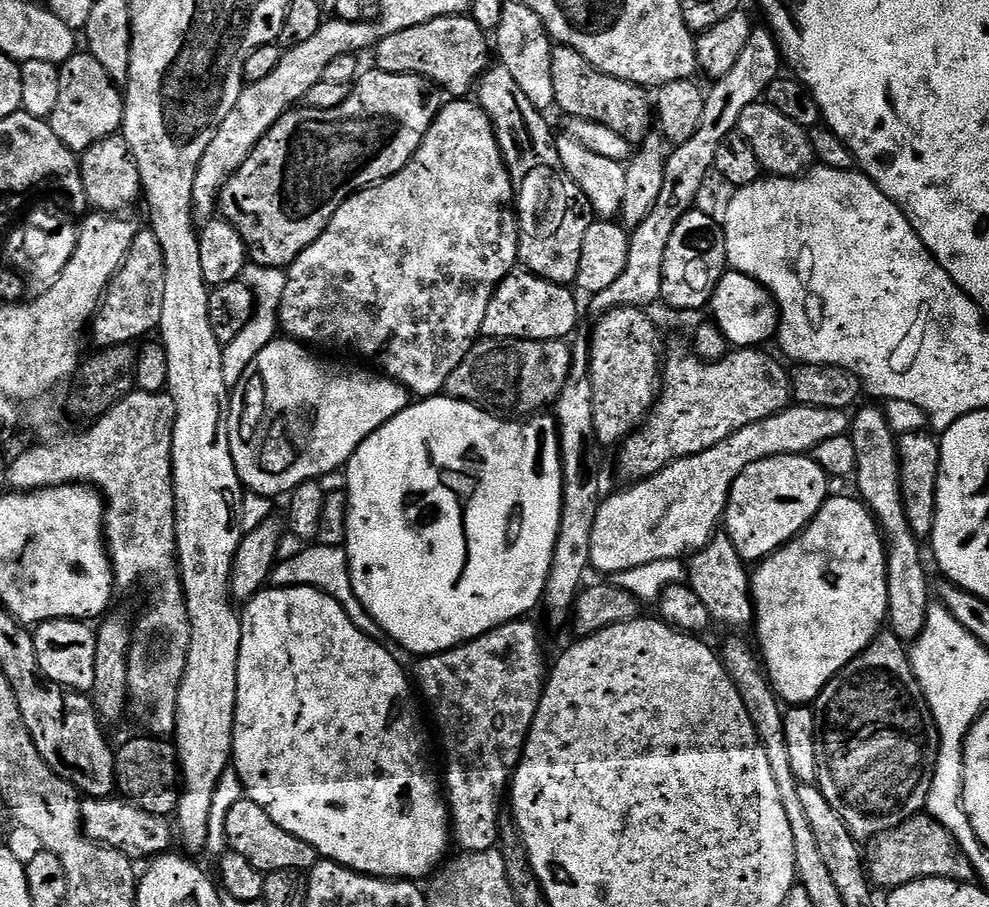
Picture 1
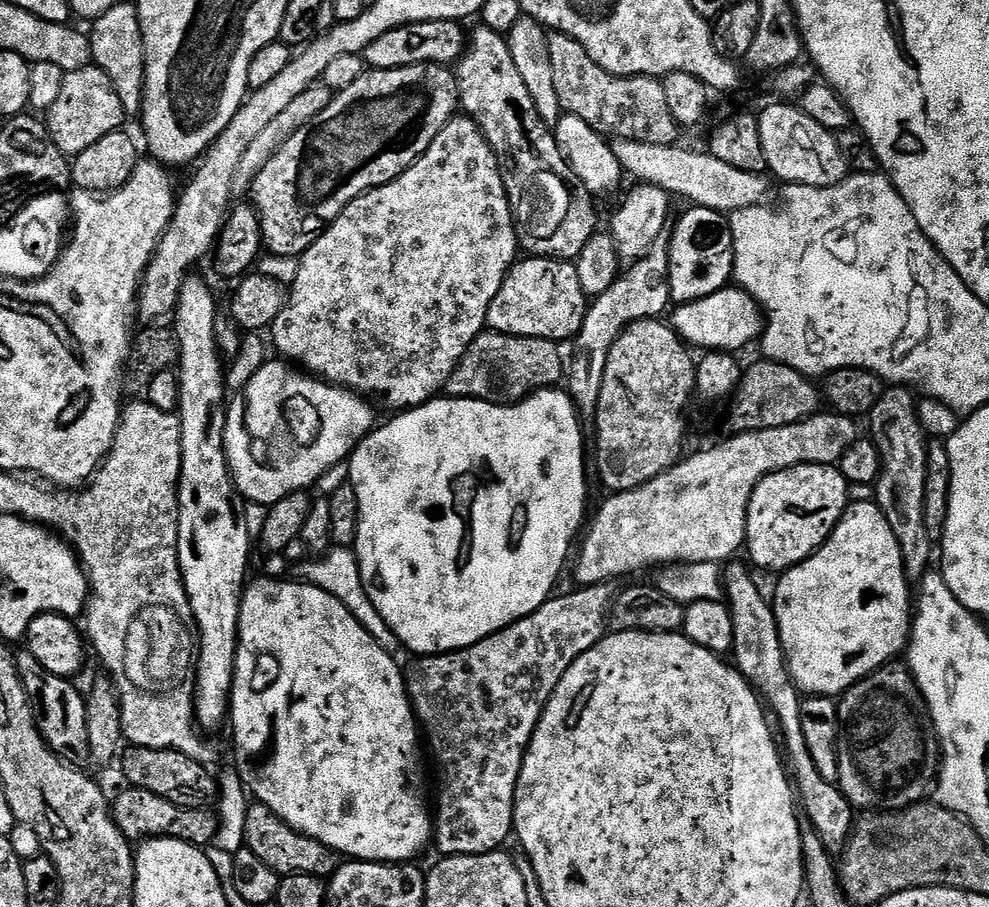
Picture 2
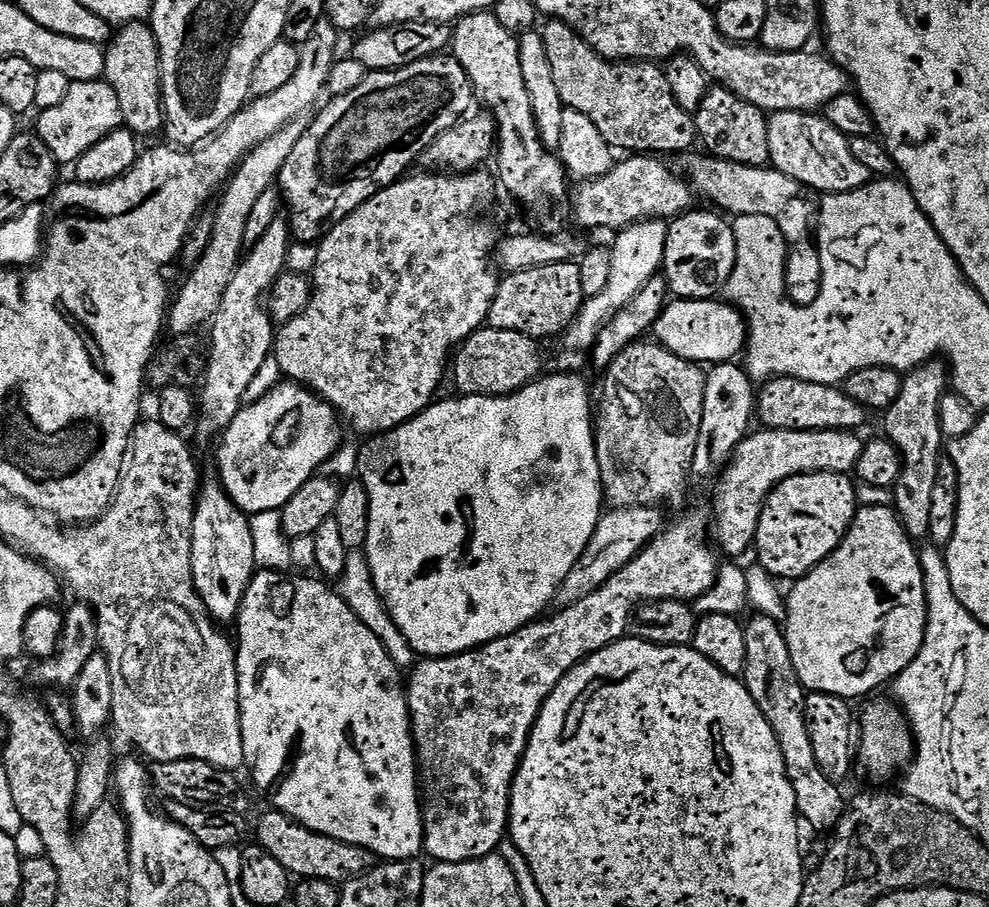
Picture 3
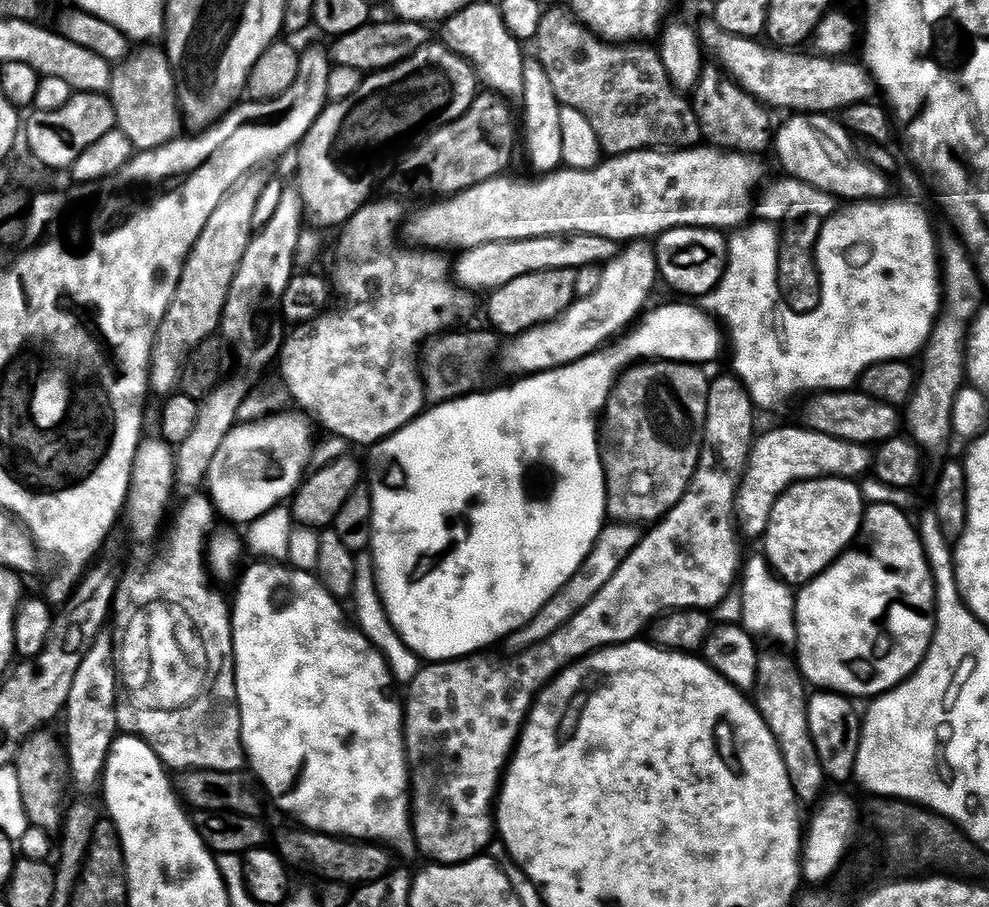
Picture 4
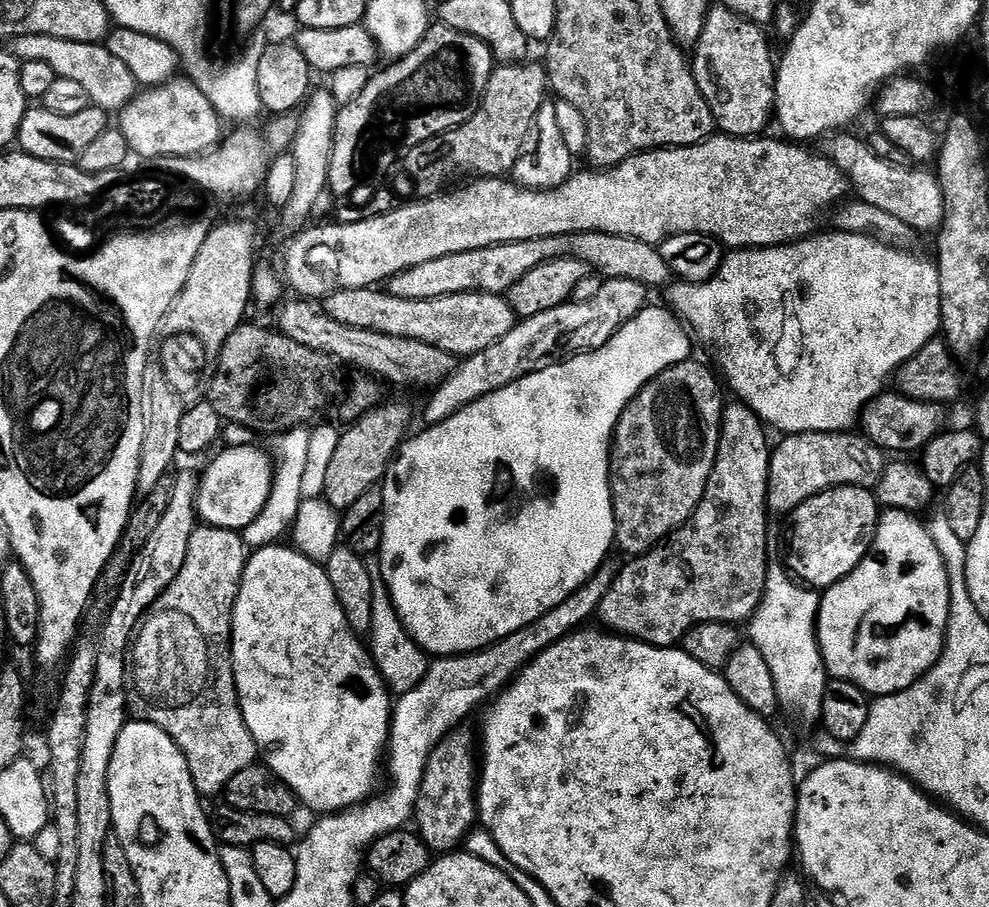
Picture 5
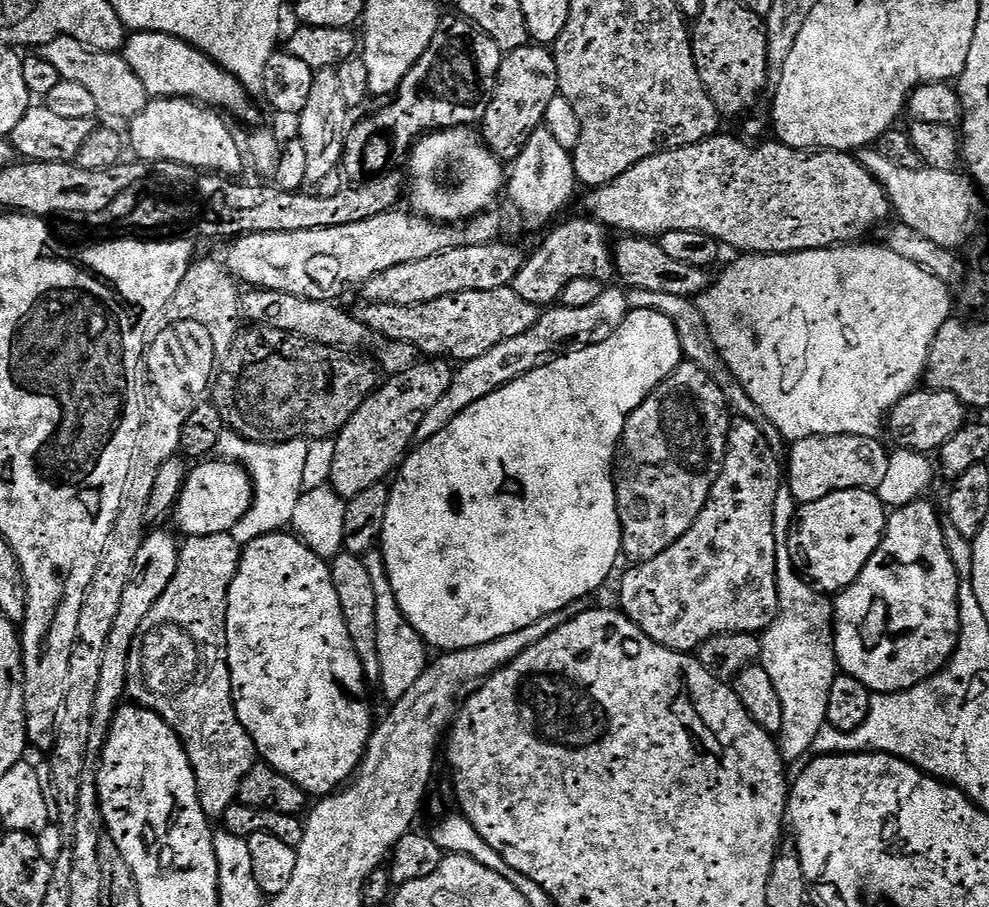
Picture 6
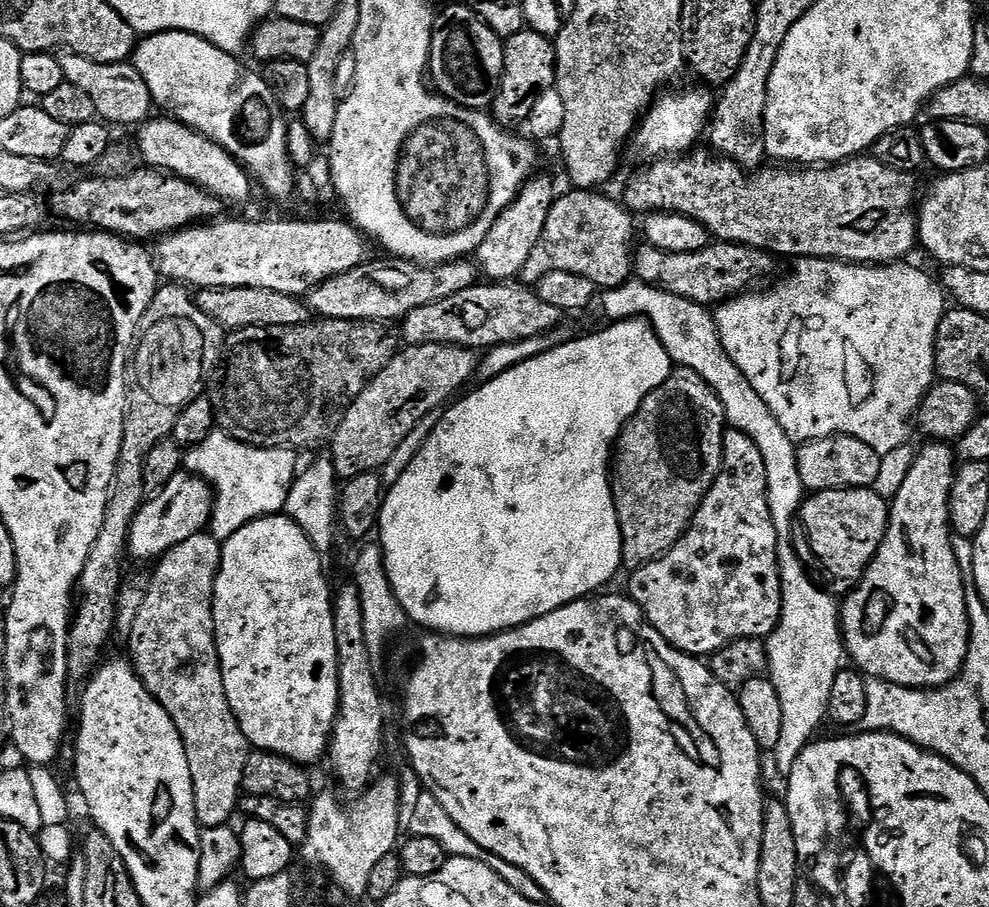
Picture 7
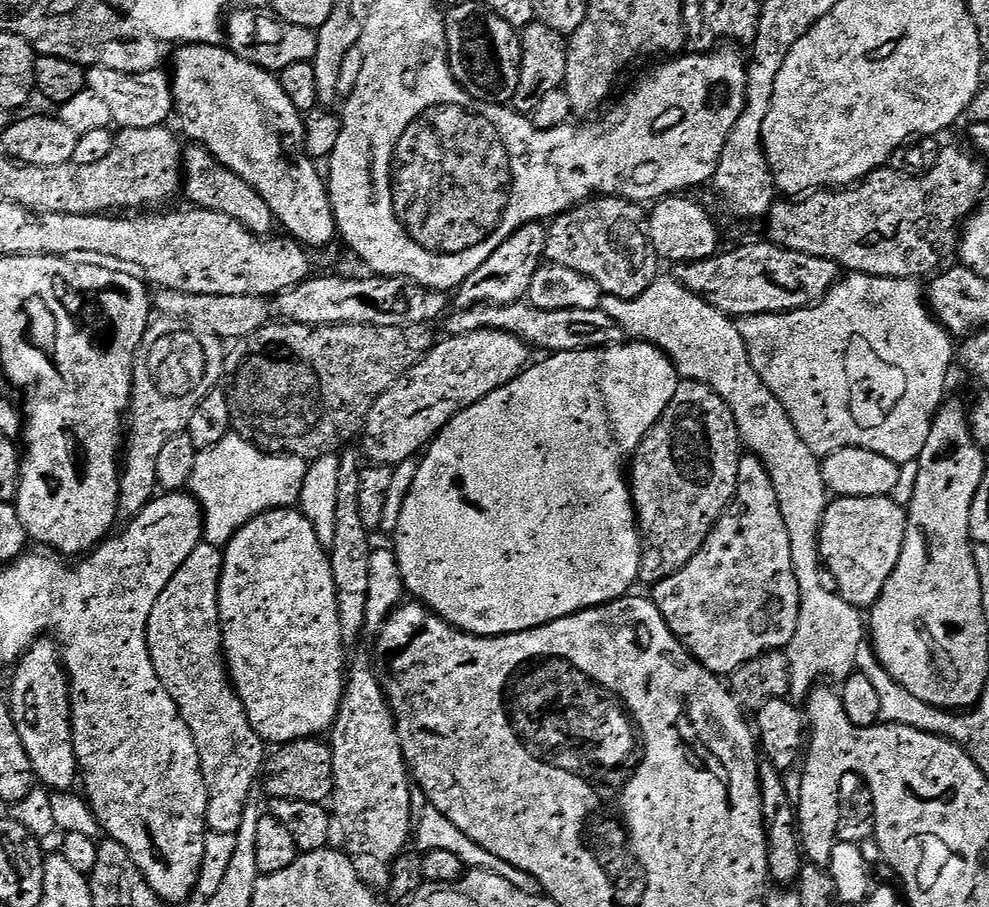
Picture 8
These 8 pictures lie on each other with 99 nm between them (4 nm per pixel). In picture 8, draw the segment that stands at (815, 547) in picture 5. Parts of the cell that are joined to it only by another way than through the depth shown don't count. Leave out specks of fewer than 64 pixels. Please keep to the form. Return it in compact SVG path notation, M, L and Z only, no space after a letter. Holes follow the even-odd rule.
M841 496L825 507L818 523L818 549L827 575L836 579L839 595L853 598L864 592L866 603L873 603L891 574L904 547L906 527L905 509L894 501L892 496Z

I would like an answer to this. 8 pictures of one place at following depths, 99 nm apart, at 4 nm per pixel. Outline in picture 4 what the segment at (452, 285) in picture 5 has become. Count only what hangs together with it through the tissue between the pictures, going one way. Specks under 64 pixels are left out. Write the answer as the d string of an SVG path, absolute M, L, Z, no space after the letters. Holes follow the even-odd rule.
M571 232L568 236L507 240L461 251L457 255L460 257L457 258L456 264L454 260L454 280L461 289L473 288L476 292L491 294L506 286L506 282L514 282L514 278L522 278L526 274L542 270L579 270L586 266L603 266L617 255L617 241L598 234Z

